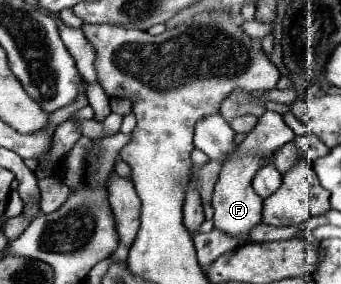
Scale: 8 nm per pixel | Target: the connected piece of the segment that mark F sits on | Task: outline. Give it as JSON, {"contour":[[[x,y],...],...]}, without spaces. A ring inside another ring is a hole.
{"contour":[[[264,111],[264,115],[258,119],[258,125],[254,127],[254,131],[250,131],[246,135],[246,139],[242,141],[240,151],[222,165],[220,179],[214,187],[214,197],[212,197],[216,229],[220,229],[222,233],[228,233],[232,237],[240,237],[244,243],[248,241],[252,227],[256,227],[262,217],[262,199],[254,193],[250,181],[252,181],[256,169],[262,167],[262,159],[266,159],[270,153],[274,153],[282,145],[290,143],[292,139],[294,139],[294,133],[284,125],[282,115],[278,115],[274,111]]]}

